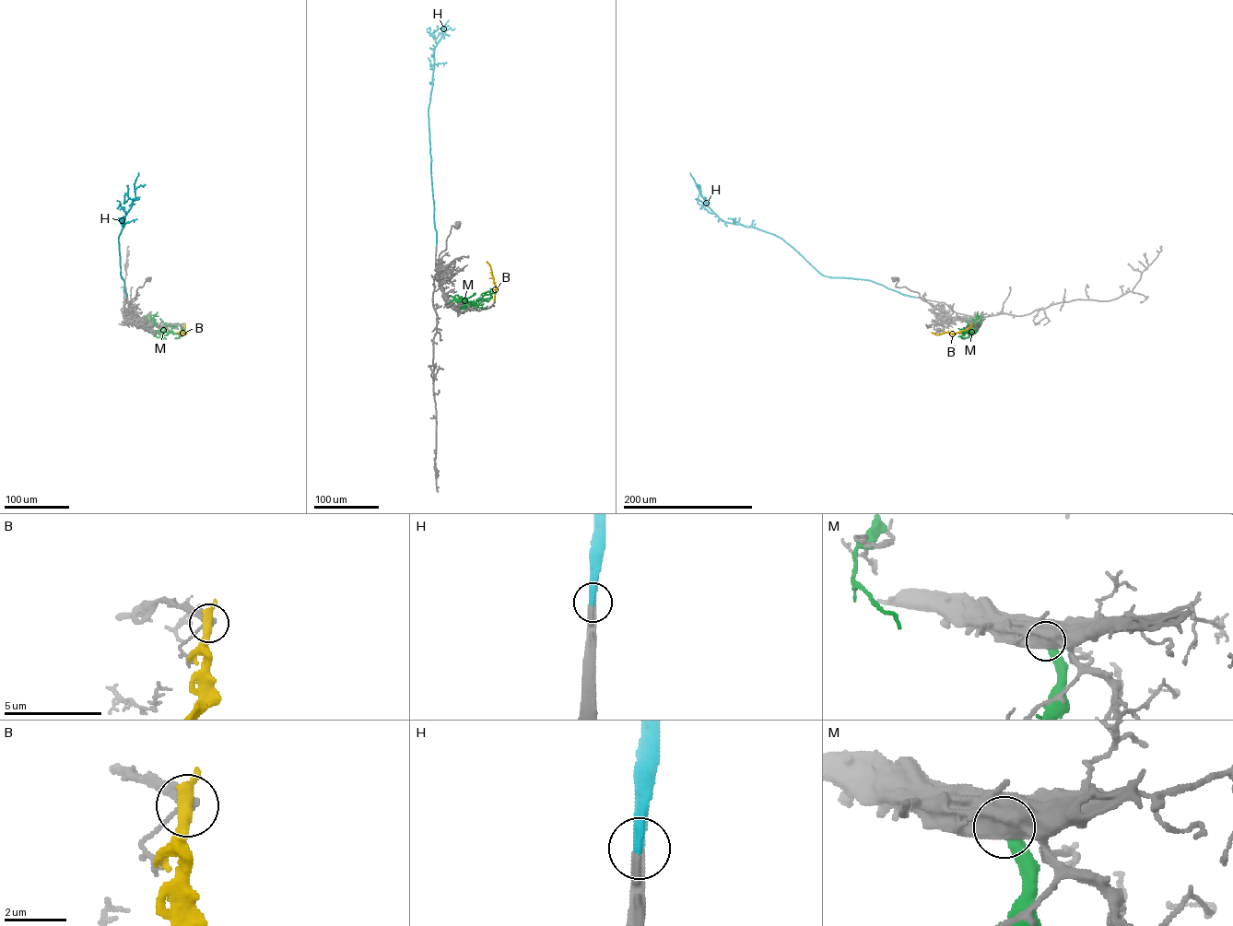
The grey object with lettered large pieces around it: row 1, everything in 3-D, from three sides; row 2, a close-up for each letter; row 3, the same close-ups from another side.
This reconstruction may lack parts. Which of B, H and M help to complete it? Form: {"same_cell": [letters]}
{"same_cell": ["H"]}

